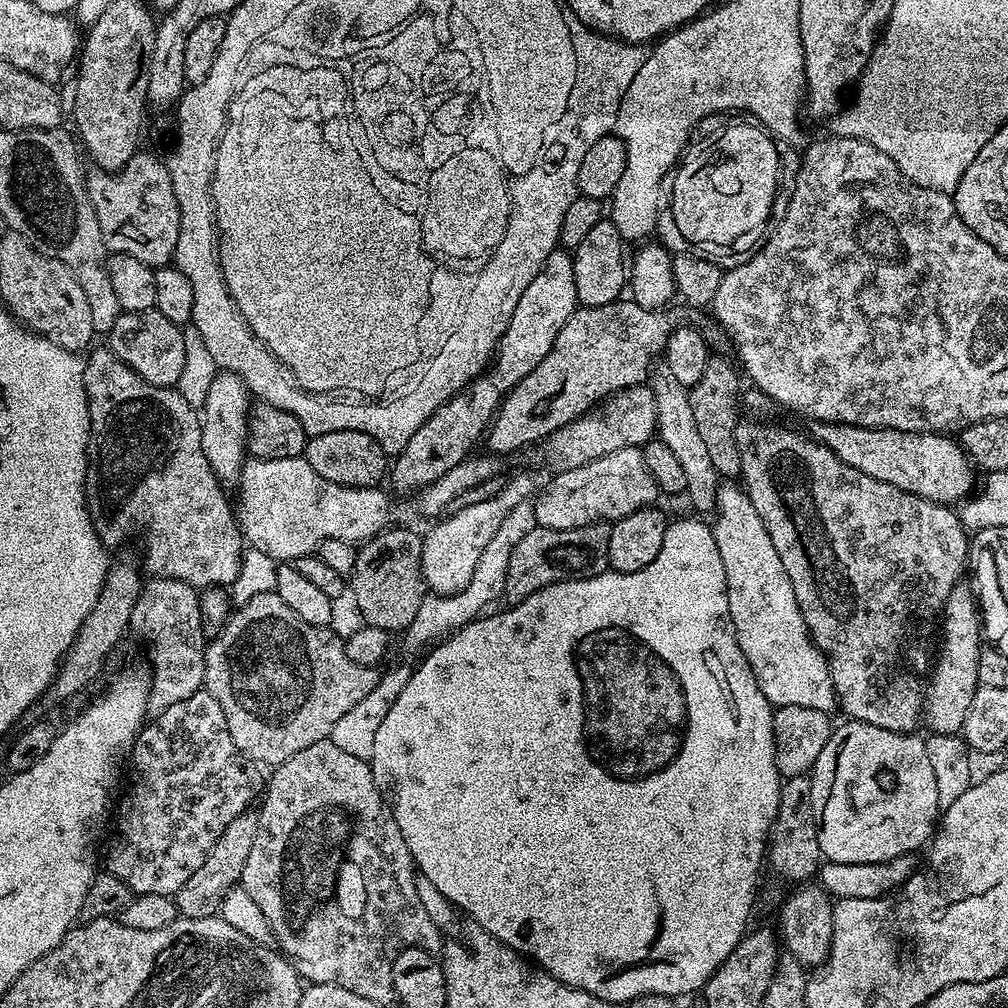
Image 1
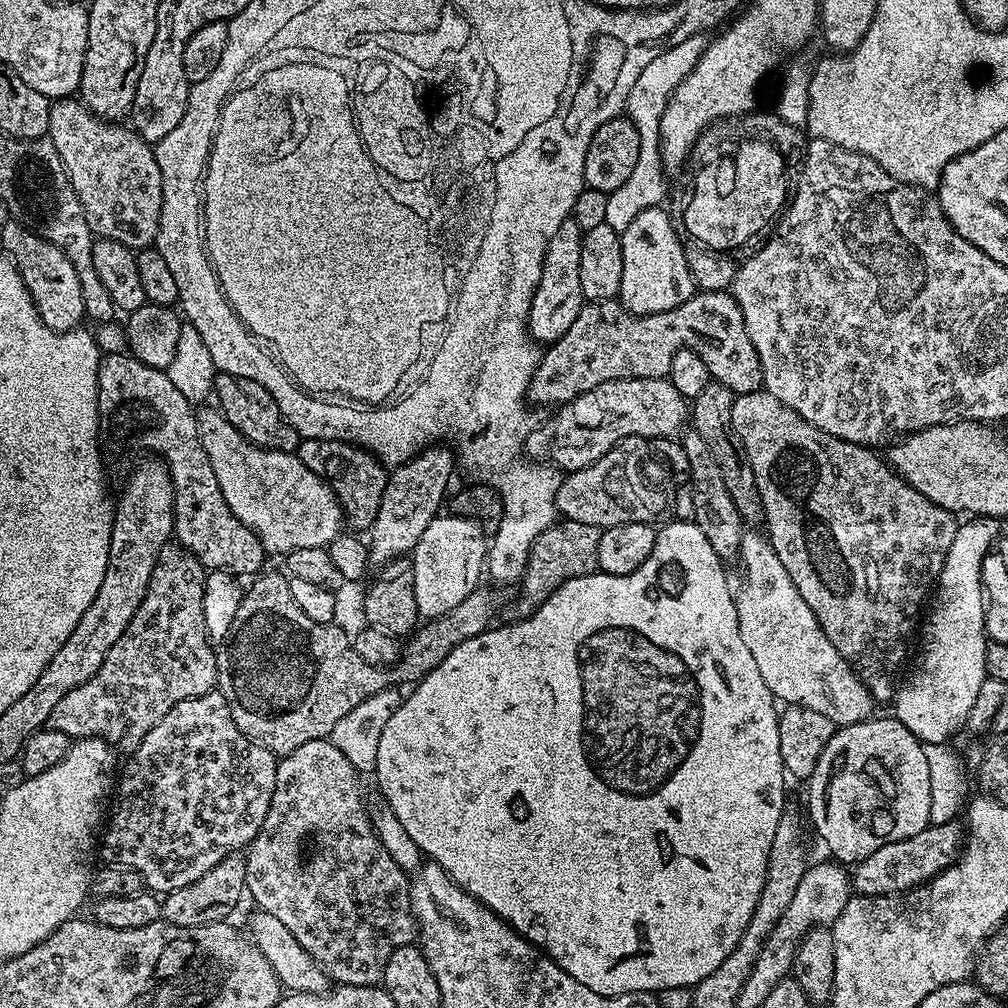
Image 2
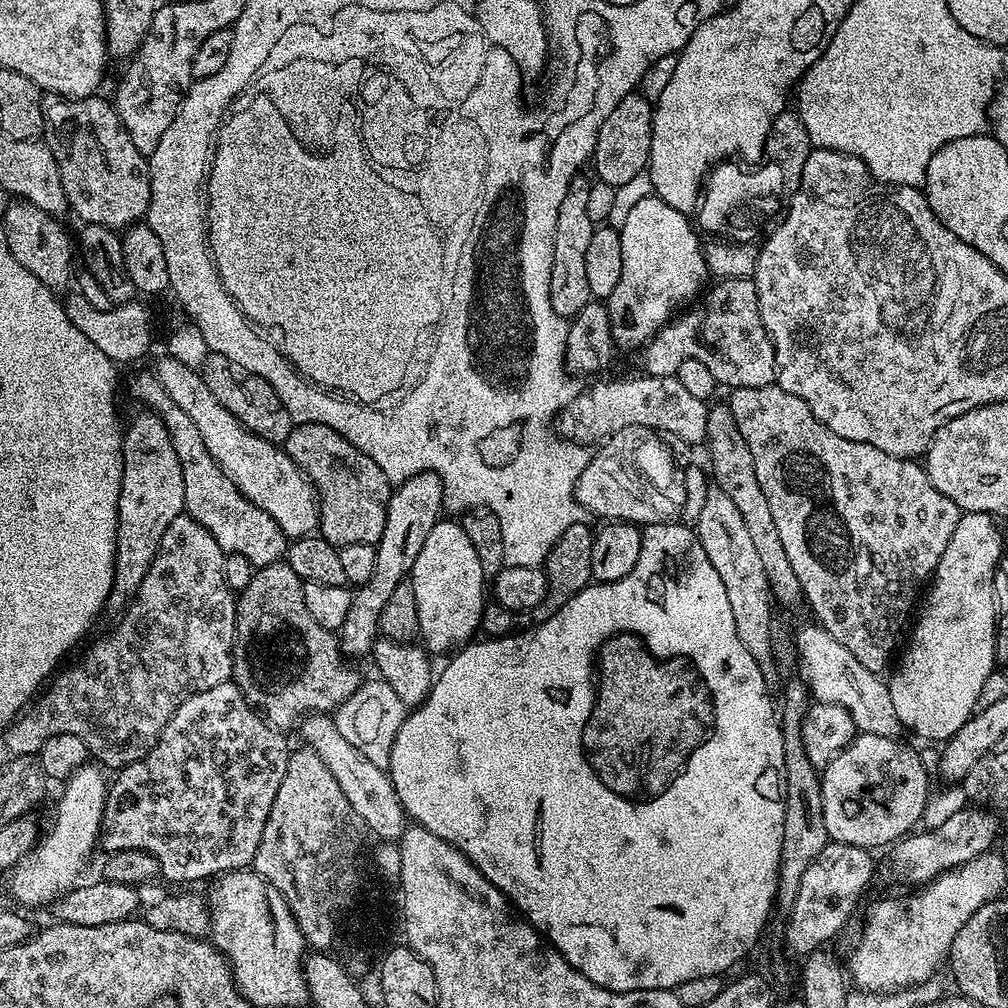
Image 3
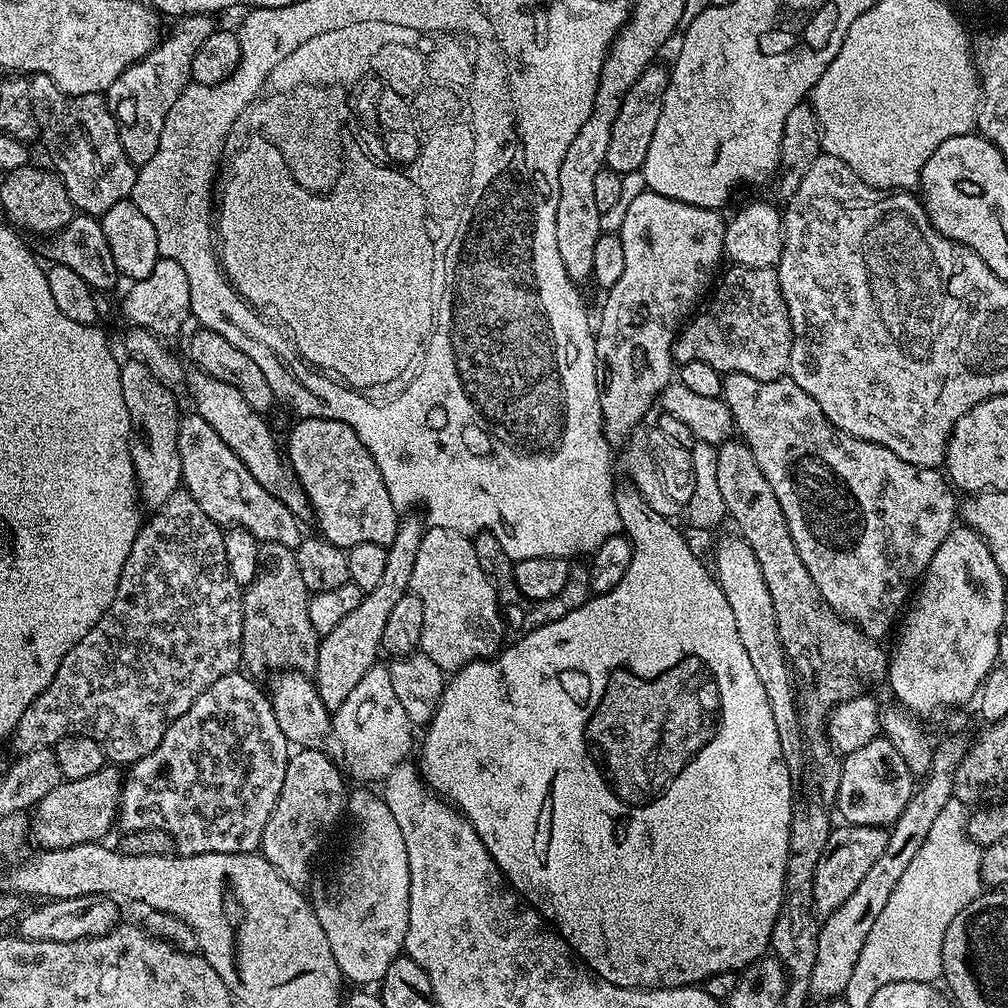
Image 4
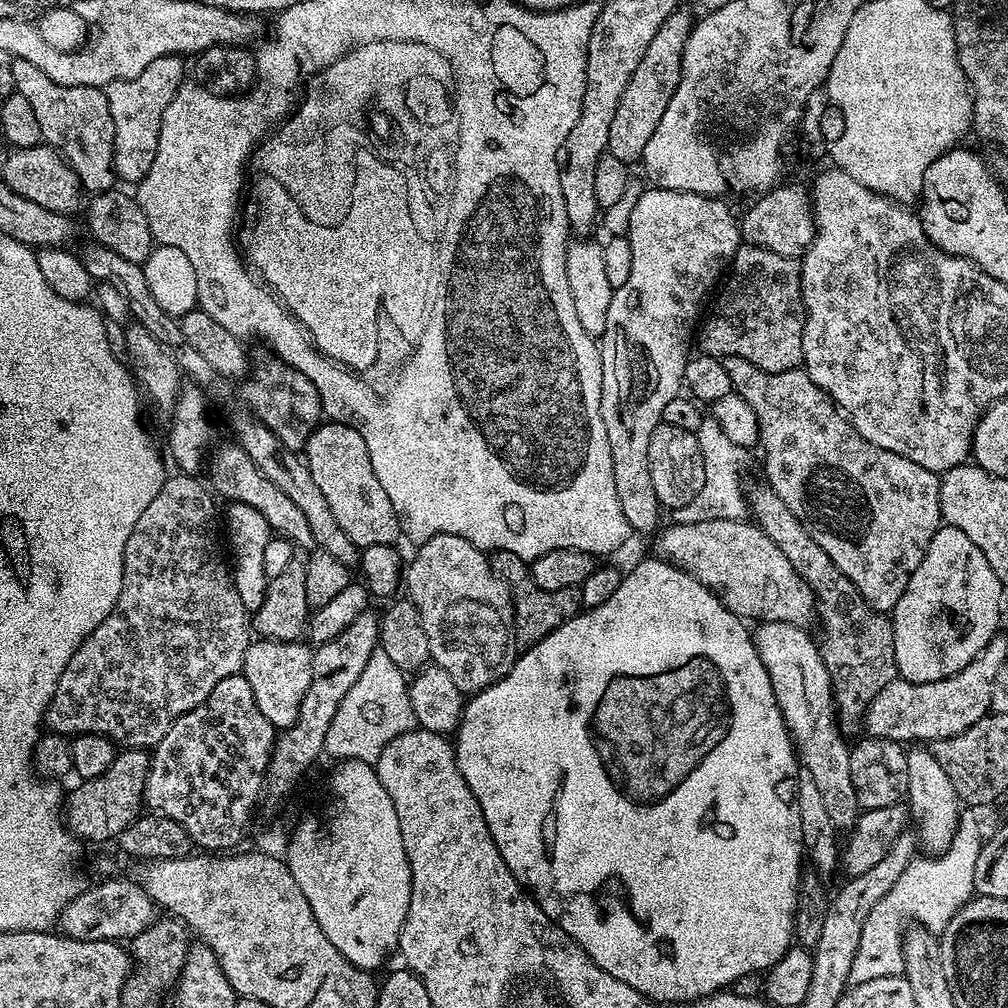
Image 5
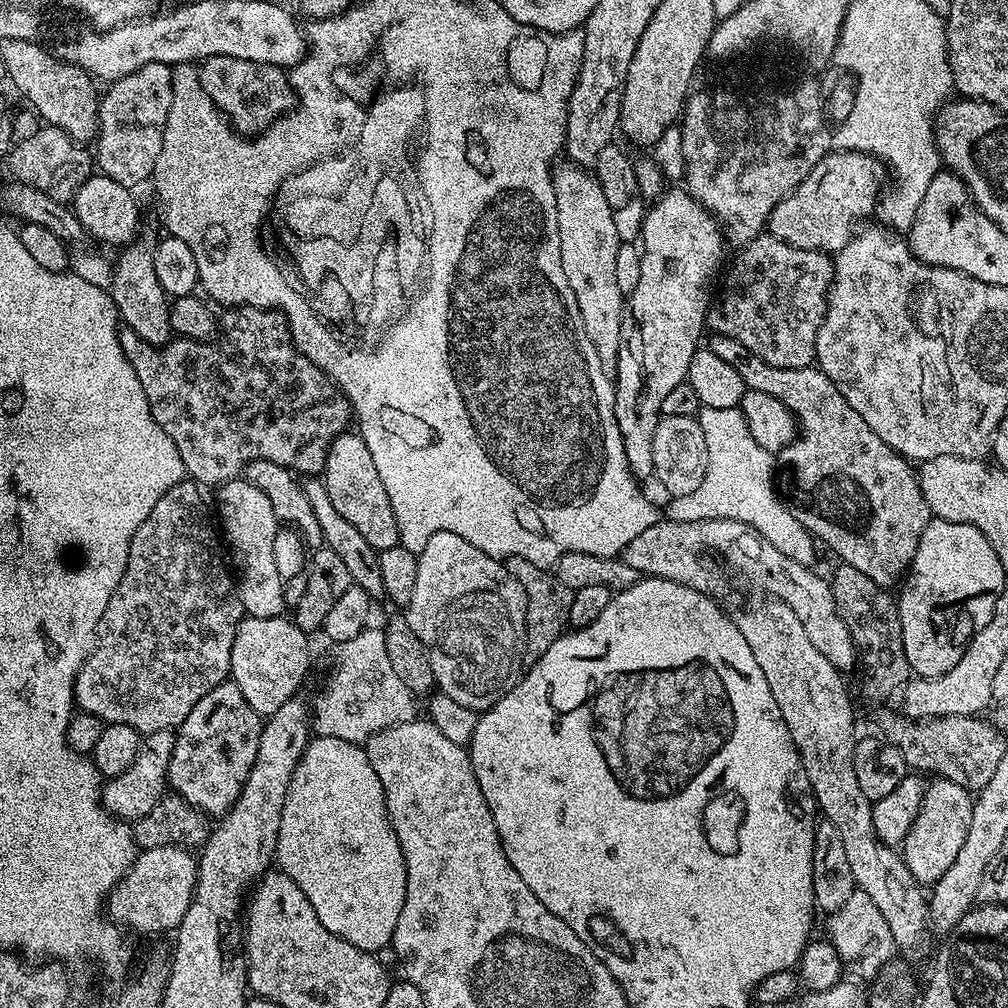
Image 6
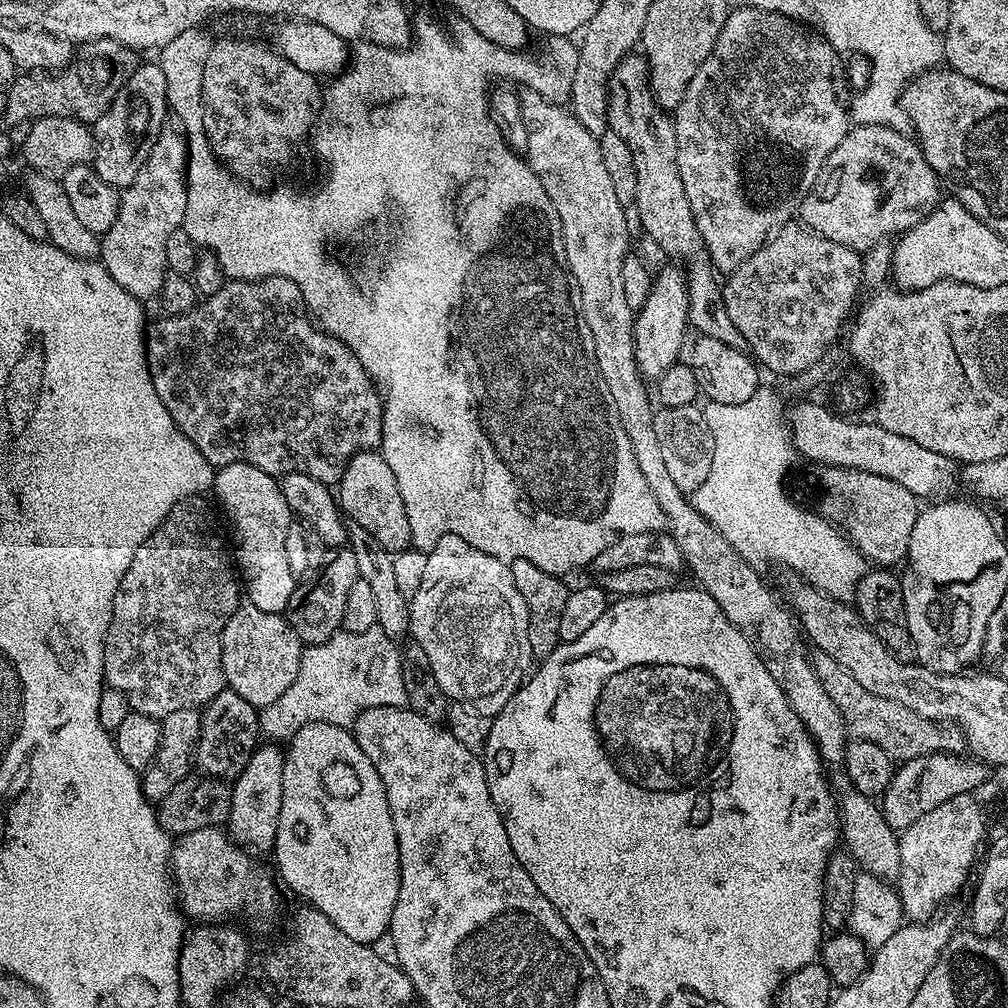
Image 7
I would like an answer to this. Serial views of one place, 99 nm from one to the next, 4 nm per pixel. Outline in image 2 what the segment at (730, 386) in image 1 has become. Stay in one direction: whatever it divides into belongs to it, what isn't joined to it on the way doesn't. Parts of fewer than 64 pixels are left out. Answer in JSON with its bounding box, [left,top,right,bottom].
[690,382,762,526]

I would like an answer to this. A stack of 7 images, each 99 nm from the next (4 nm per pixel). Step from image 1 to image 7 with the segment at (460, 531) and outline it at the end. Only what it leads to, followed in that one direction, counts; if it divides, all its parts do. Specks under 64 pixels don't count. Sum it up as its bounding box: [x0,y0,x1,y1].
[410,534,533,717]

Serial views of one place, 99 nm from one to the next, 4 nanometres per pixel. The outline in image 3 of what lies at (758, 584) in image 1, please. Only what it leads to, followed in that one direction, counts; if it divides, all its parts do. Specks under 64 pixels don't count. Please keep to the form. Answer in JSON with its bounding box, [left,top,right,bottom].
[796,622,902,737]

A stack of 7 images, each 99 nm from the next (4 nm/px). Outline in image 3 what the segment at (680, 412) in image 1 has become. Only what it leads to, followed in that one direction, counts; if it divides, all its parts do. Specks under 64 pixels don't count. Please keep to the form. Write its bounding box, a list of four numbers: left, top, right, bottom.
[694,486,776,685]

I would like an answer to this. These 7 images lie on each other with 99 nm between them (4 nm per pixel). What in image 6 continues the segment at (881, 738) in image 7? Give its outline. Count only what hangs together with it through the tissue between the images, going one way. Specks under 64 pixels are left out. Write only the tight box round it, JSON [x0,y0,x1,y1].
[880,711,1006,794]

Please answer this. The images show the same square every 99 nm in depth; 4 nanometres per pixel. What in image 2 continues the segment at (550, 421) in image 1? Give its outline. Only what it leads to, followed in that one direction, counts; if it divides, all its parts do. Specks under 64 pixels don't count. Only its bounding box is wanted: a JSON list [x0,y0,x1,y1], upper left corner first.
[528,291,764,406]

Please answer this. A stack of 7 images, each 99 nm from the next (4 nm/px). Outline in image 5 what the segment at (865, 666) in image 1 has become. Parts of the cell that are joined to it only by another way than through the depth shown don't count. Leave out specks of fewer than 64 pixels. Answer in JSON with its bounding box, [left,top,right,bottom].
[723,356,942,613]

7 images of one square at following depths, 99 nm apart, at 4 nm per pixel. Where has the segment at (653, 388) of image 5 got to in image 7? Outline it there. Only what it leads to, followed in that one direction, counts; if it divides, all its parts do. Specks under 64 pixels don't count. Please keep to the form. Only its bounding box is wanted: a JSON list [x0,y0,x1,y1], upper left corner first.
[632,268,690,378]

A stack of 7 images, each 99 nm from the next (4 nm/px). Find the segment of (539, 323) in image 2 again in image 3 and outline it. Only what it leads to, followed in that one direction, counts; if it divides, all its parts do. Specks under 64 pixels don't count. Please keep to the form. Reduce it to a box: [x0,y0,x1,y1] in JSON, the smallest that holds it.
[550,174,593,317]

